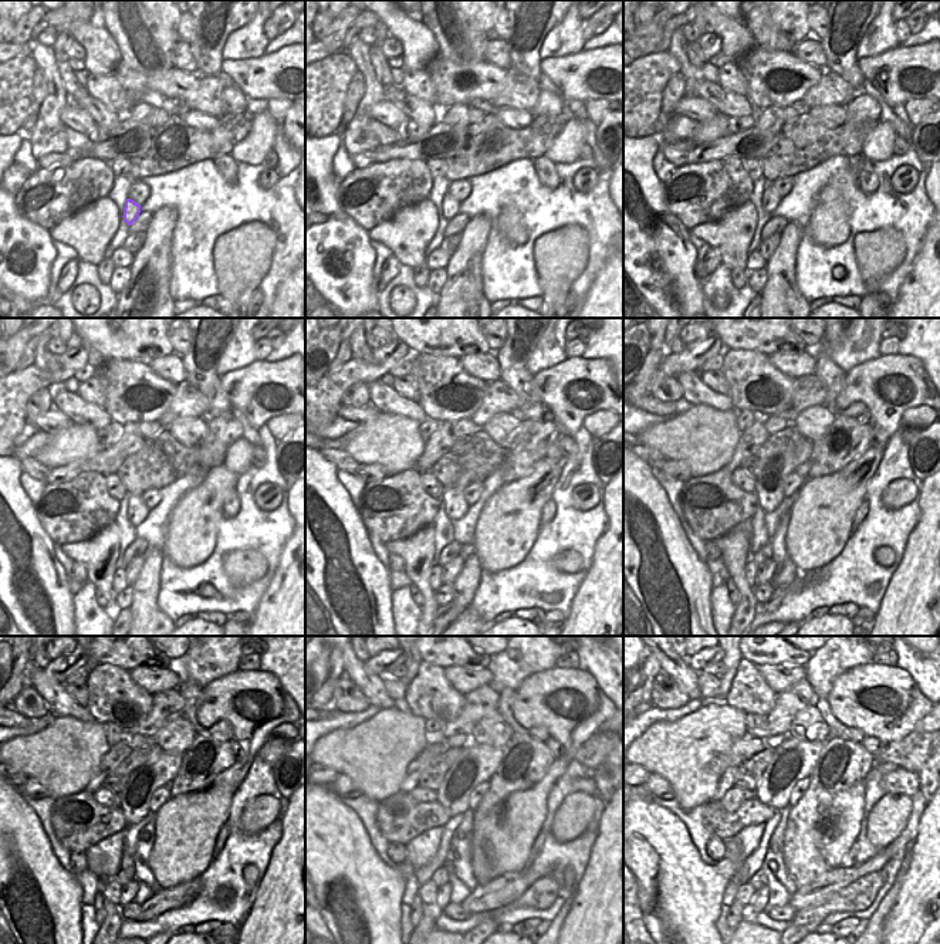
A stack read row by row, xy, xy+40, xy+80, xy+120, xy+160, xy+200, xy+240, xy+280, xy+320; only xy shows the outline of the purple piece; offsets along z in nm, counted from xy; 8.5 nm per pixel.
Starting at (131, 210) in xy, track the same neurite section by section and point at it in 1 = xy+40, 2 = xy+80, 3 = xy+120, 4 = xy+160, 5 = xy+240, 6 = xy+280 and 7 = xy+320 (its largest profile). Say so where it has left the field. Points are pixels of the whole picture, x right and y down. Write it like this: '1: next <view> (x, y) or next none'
1: next xy+40 (450, 206)
2: next xy+80 (771, 199)
3: next xy+120 (138, 511)
4: next xy+160 (453, 498)
5: next xy+240 (135, 799)
6: next xy+280 (477, 763)
7: next xy+320 (794, 760)

